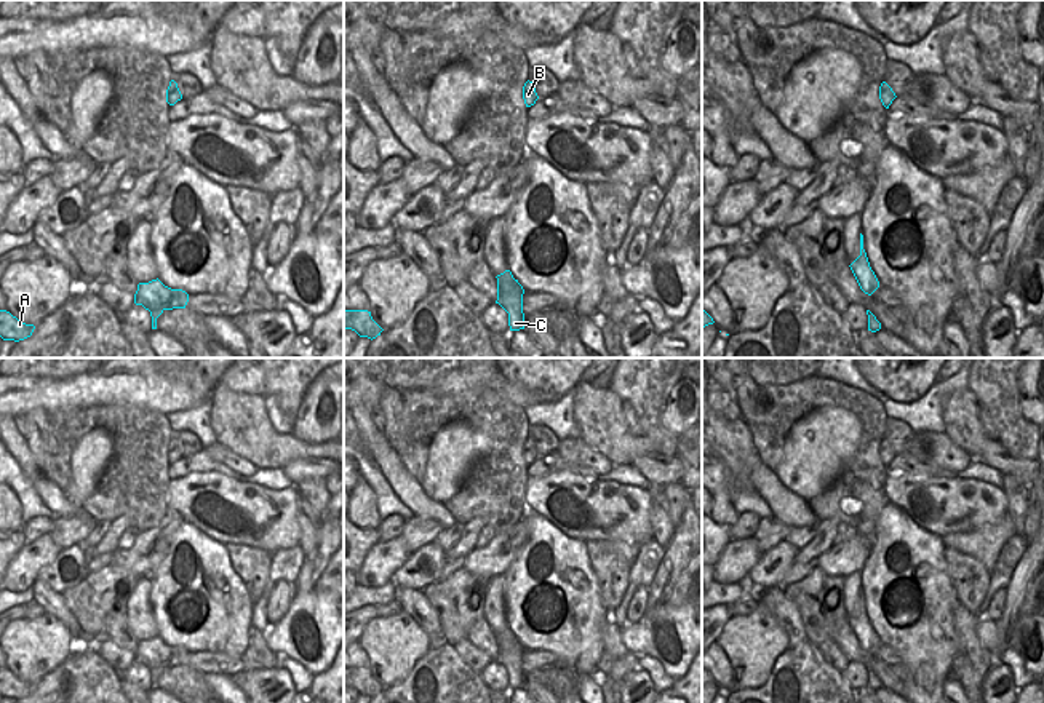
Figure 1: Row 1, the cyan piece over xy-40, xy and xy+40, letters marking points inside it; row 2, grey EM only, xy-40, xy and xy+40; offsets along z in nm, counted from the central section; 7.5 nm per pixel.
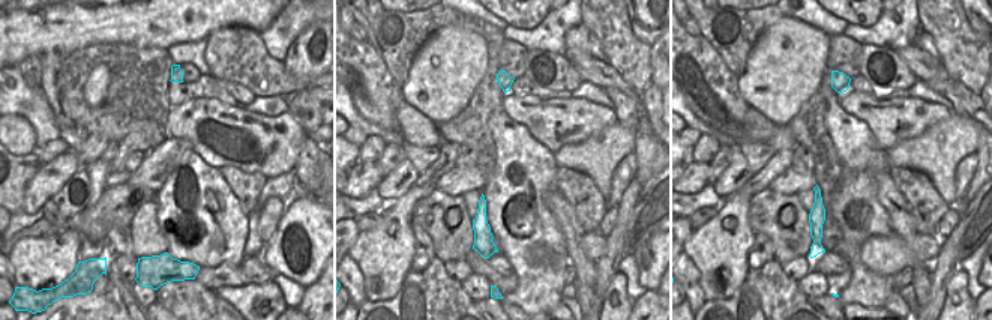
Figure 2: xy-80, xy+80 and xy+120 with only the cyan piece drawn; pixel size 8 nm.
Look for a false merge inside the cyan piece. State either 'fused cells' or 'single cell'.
fused cells

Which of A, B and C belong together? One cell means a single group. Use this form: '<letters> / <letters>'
A C / B

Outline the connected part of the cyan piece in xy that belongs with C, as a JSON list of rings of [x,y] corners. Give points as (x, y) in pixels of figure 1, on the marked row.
[[[505,275],[502,280],[497,280],[497,300],[508,313],[510,331],[524,329],[524,313],[523,313],[523,294],[524,289],[518,280]]]

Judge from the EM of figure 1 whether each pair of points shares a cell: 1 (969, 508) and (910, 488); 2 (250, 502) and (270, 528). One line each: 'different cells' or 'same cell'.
1: same cell
2: same cell

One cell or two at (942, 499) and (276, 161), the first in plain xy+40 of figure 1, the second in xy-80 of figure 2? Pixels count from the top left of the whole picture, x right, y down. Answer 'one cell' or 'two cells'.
one cell

